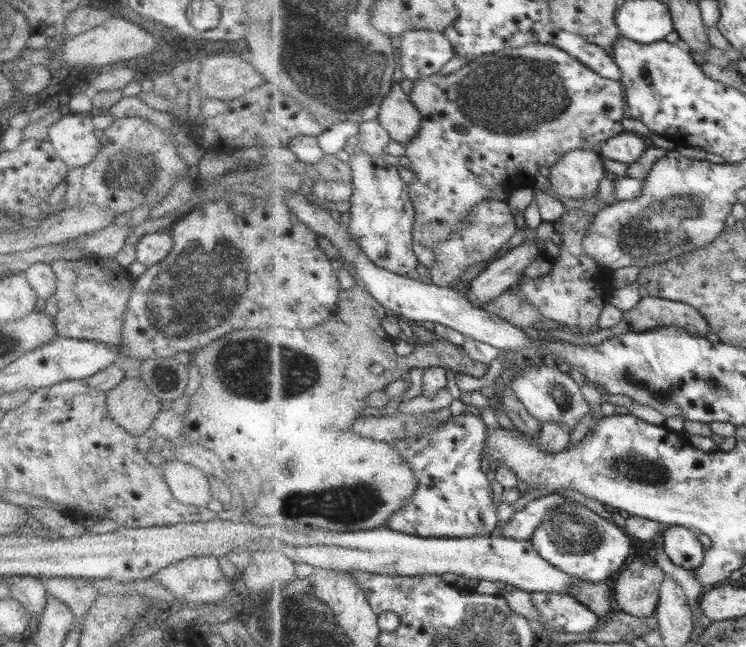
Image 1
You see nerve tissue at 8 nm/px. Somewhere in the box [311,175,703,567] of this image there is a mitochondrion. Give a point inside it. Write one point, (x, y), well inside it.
(573, 531)

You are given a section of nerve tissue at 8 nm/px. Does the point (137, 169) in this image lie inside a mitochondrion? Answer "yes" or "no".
yes

